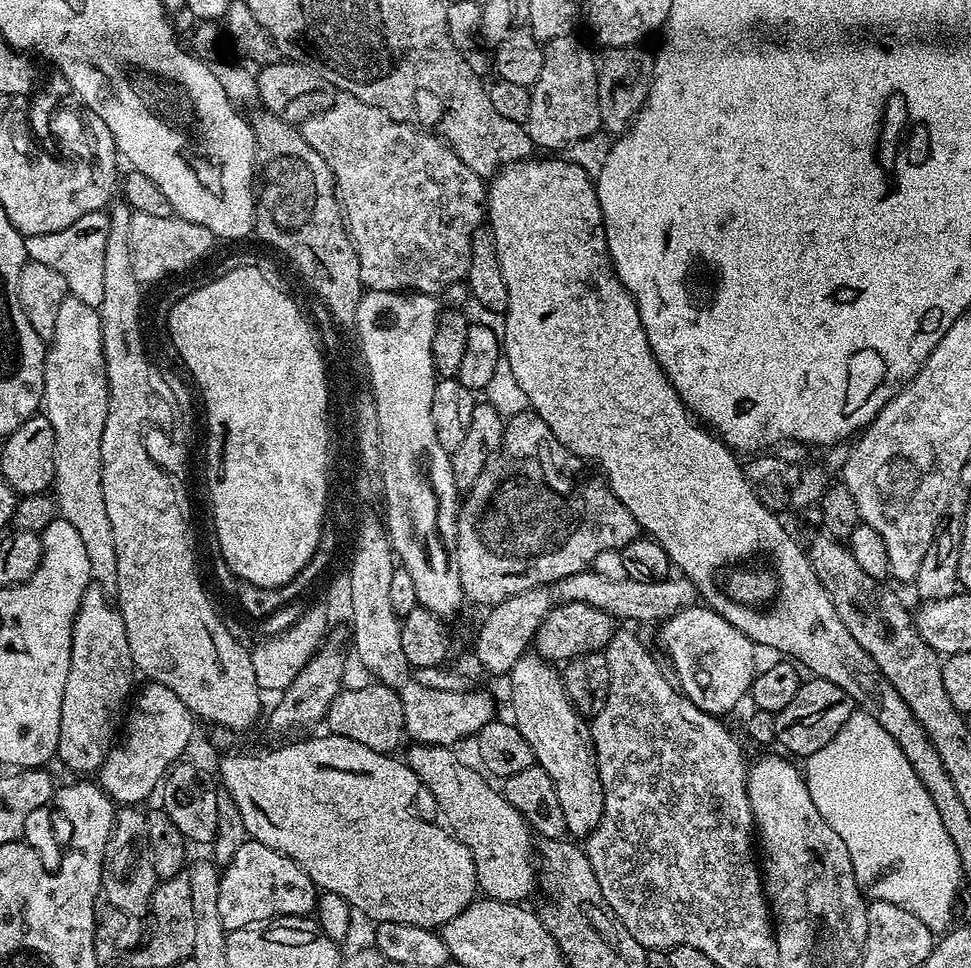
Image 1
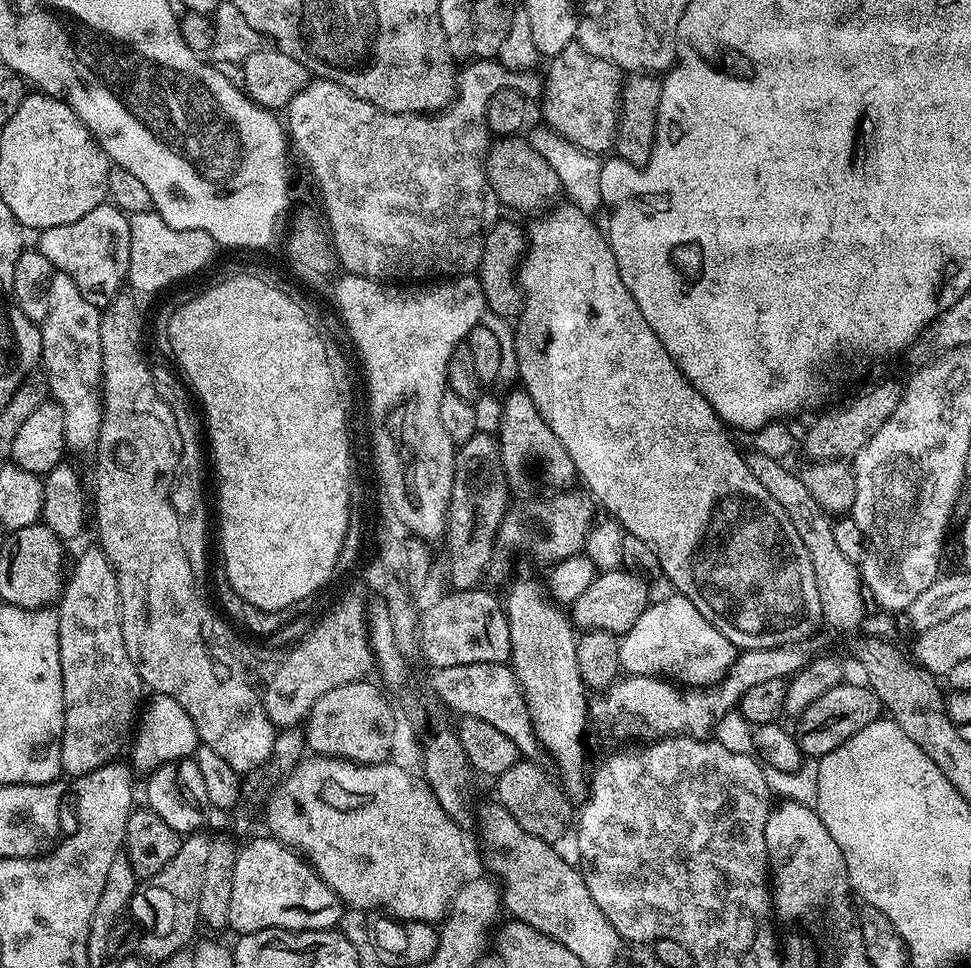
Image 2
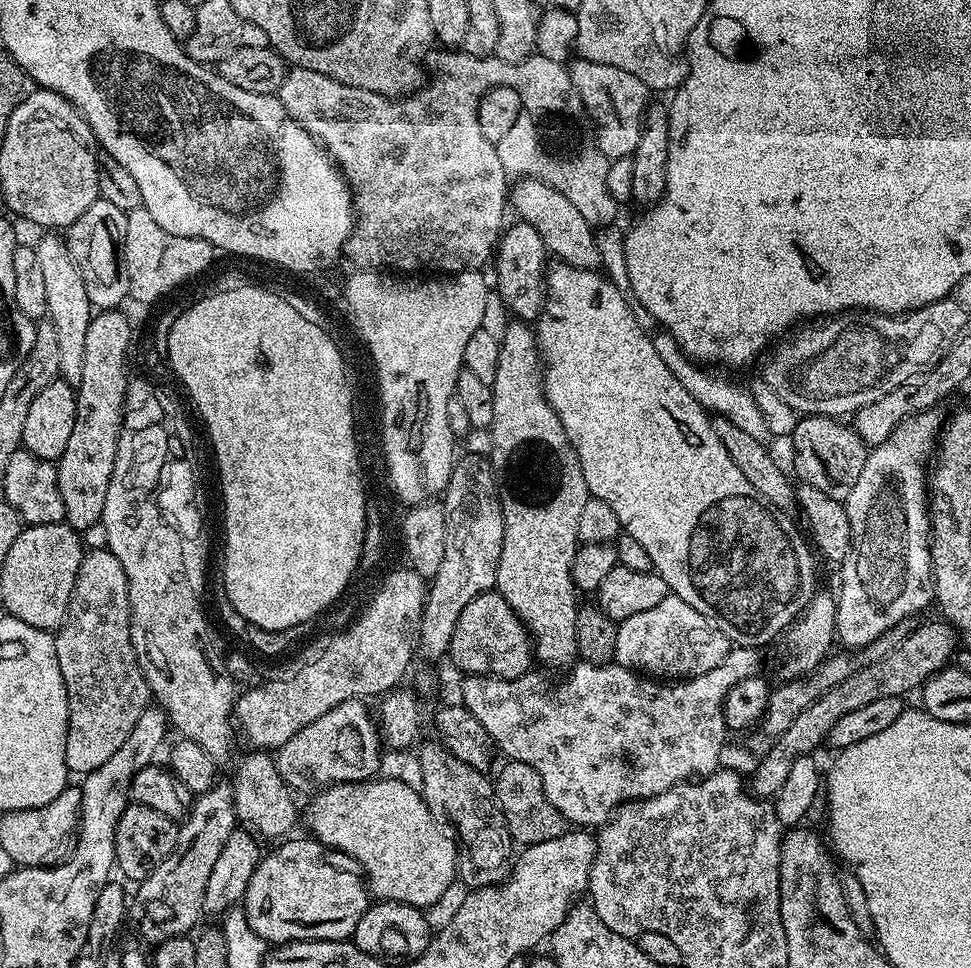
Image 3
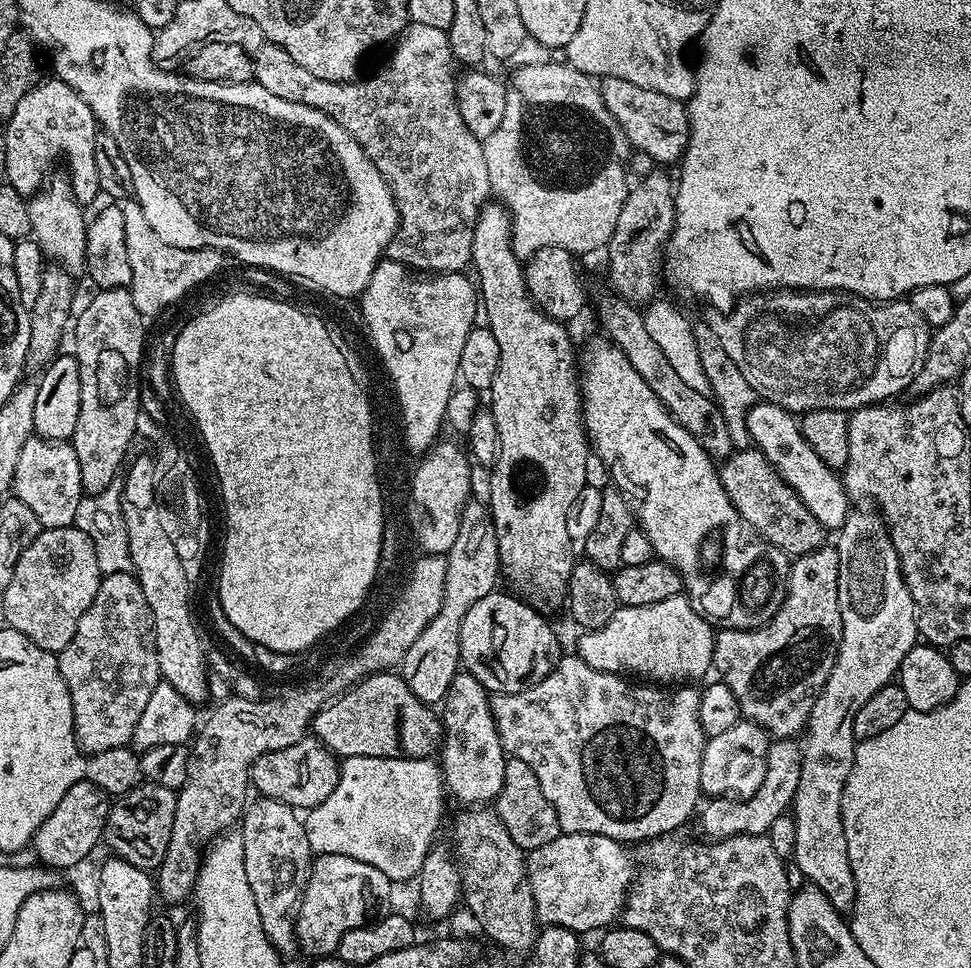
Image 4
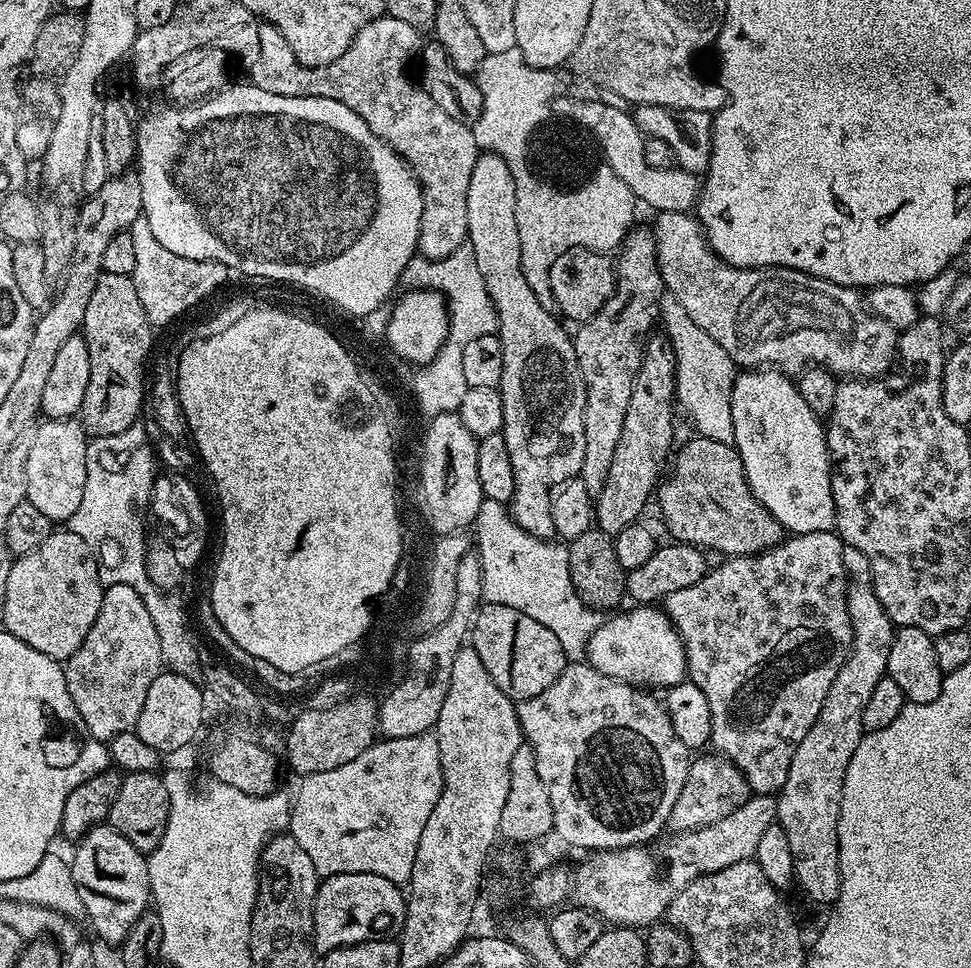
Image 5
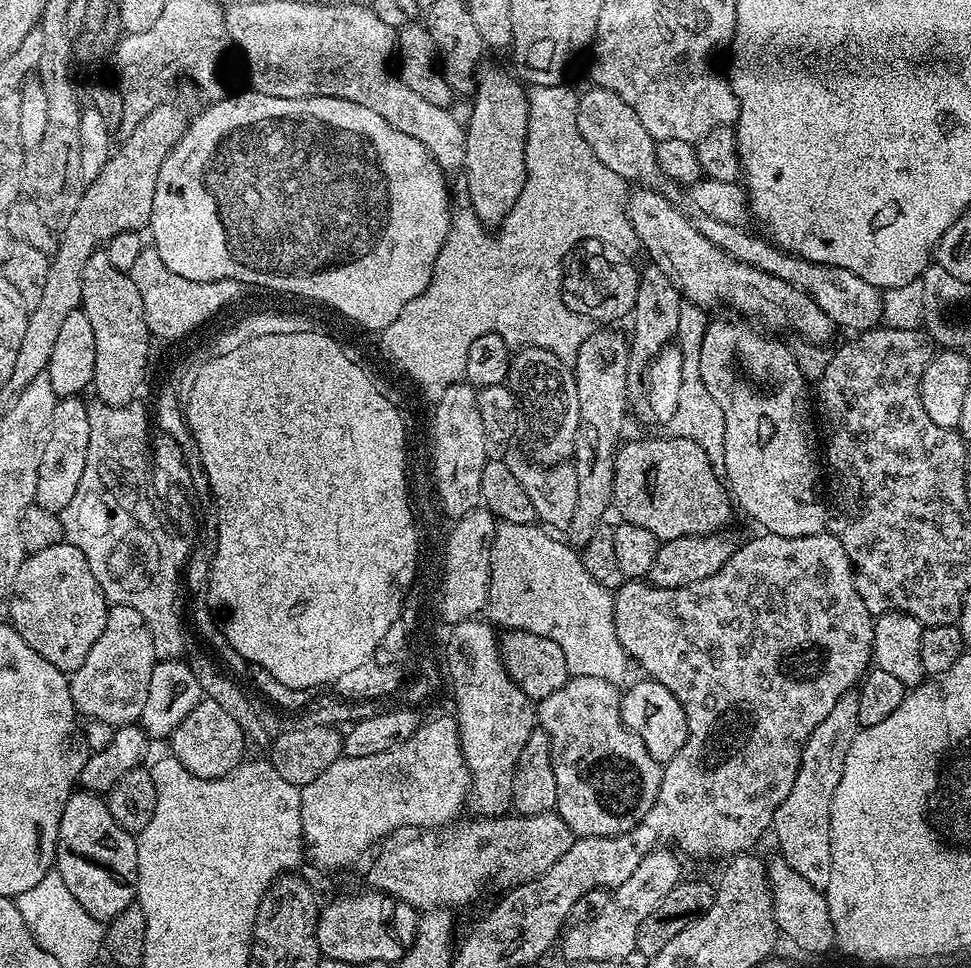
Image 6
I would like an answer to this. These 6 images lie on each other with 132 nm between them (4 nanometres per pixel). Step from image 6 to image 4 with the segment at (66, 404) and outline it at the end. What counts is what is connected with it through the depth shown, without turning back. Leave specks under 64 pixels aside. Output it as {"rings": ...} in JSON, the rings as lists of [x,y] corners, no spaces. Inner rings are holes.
{"rings":[[[35,434],[31,436],[26,446],[22,446],[22,454],[18,454],[18,467],[14,469],[11,491],[15,499],[30,506],[41,529],[73,527],[78,502],[86,493],[82,486],[82,474],[78,471],[78,454],[74,454],[72,443],[44,440]]]}

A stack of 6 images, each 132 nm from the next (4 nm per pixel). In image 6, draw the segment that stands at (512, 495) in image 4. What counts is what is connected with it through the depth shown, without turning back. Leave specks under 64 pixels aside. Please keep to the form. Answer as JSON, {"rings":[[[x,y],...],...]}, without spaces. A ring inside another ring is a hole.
{"rings":[[[486,68],[479,73],[476,90],[470,96],[472,113],[466,119],[464,130],[466,158],[462,177],[468,183],[471,215],[480,219],[481,225],[499,226],[504,216],[510,214],[514,202],[518,202],[522,186],[526,186],[524,151],[528,129],[528,94],[525,85],[511,71]],[[524,346],[513,355],[512,365],[508,371],[506,381],[516,401],[520,404],[520,431],[524,436],[524,448],[529,460],[542,465],[563,464],[571,461],[573,452],[576,451],[576,435],[578,434],[578,386],[576,373],[560,356],[555,356],[550,350],[542,350],[531,346]]]}

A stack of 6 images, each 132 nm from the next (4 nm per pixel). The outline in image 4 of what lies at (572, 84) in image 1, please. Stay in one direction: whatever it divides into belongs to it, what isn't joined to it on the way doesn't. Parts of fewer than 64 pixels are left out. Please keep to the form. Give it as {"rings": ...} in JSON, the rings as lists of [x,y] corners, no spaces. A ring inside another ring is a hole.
{"rings":[[[605,76],[599,84],[603,111],[616,121],[617,129],[628,139],[629,145],[635,151],[645,152],[657,165],[675,165],[686,150],[690,134],[685,101],[666,98],[666,94],[658,94],[658,90],[642,90],[642,86],[634,86],[634,82],[622,78]]]}

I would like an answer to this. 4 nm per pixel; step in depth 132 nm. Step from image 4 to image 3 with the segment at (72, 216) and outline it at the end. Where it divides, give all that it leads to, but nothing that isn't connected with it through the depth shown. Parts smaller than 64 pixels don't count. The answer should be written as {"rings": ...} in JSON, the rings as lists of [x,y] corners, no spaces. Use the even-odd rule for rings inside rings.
{"rings":[[[44,234],[40,241],[35,241],[34,247],[46,285],[47,319],[58,333],[60,376],[75,386],[82,378],[82,353],[86,350],[86,330],[90,330],[94,309],[86,294],[86,282],[82,282],[82,270],[78,270],[65,237]]]}

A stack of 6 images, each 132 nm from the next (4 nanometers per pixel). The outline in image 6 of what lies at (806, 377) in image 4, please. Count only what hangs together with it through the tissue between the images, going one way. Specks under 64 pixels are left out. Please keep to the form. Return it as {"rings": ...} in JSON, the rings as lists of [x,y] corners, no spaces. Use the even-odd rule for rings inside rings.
{"rings":[[[637,187],[628,198],[628,217],[630,226],[634,226],[638,244],[648,251],[647,259],[674,281],[687,303],[712,310],[715,304],[729,300],[734,307],[740,308],[741,317],[761,320],[756,322],[765,329],[789,328],[797,332],[800,340],[809,340],[812,344],[829,343],[834,325],[813,296],[808,296],[801,288],[796,288],[782,278],[738,262],[714,242],[710,242],[710,238],[696,229],[691,219],[687,215],[683,216],[676,207],[663,191],[654,188]]]}

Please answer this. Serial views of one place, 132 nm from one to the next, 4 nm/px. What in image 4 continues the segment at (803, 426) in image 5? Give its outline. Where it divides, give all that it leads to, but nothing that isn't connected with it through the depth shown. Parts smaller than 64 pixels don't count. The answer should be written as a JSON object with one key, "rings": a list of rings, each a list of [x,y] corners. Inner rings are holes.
{"rings":[[[756,402],[748,411],[748,435],[751,443],[774,465],[776,473],[796,491],[806,510],[822,522],[825,530],[840,529],[850,511],[848,491],[837,469],[826,466],[826,462],[814,454],[814,446],[810,446],[810,442],[806,442],[800,433],[799,419],[777,404]]]}

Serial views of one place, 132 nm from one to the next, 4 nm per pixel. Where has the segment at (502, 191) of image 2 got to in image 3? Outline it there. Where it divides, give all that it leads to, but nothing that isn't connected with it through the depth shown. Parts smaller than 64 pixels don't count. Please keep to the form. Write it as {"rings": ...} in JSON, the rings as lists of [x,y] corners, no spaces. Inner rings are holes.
{"rings":[[[535,178],[517,179],[510,188],[510,208],[520,215],[517,217],[523,223],[534,226],[534,230],[542,234],[542,242],[557,261],[589,270],[601,267],[593,225],[588,224],[580,212],[573,210],[570,200],[552,184]]]}

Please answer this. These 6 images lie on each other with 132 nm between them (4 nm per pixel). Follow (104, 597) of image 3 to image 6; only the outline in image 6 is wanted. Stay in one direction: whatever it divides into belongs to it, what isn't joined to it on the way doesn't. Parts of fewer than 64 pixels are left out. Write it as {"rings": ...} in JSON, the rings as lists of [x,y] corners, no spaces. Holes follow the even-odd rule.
{"rings":[[[111,605],[102,635],[98,637],[98,642],[94,642],[90,654],[86,654],[86,662],[71,673],[68,681],[77,713],[113,726],[137,723],[146,707],[150,674],[154,674],[156,661],[154,638],[150,638],[146,618],[142,618],[134,606]]]}

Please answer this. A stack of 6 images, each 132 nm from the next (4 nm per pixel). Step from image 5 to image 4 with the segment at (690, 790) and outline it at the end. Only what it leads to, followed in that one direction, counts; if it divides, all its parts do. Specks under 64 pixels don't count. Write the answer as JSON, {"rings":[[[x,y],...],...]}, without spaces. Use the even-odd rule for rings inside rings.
{"rings":[[[742,718],[730,730],[709,736],[704,742],[700,790],[705,797],[715,798],[727,794],[732,798],[747,798],[755,794],[766,778],[766,757],[770,737],[763,728]]]}

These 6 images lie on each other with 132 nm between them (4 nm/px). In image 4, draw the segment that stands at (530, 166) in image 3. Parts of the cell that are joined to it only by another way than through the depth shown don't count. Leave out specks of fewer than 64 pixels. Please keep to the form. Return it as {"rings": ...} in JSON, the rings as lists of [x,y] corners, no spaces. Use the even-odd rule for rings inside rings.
{"rings":[[[512,100],[512,104],[506,104],[502,126],[482,142],[492,192],[500,192],[499,199],[512,218],[516,257],[527,262],[535,252],[551,244],[567,248],[573,254],[603,249],[610,234],[614,234],[618,214],[622,214],[622,202],[628,197],[630,179],[626,168],[608,168],[608,172],[604,172],[592,188],[584,188],[584,192],[544,192],[544,188],[536,188],[536,184],[528,180],[528,172],[520,168],[520,156],[516,156],[516,119],[519,116],[520,108],[516,108],[516,100]]]}

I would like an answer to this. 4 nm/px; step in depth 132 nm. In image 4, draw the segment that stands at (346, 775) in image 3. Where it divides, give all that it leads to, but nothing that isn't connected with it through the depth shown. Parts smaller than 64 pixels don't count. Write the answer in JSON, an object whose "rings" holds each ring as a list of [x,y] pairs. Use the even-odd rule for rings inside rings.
{"rings":[[[312,734],[303,740],[294,742],[294,746],[286,746],[282,750],[274,750],[262,754],[250,769],[250,784],[256,788],[261,797],[269,800],[281,800],[297,810],[310,810],[326,798],[330,798],[330,790],[340,777],[340,764],[337,757],[320,740]]]}

